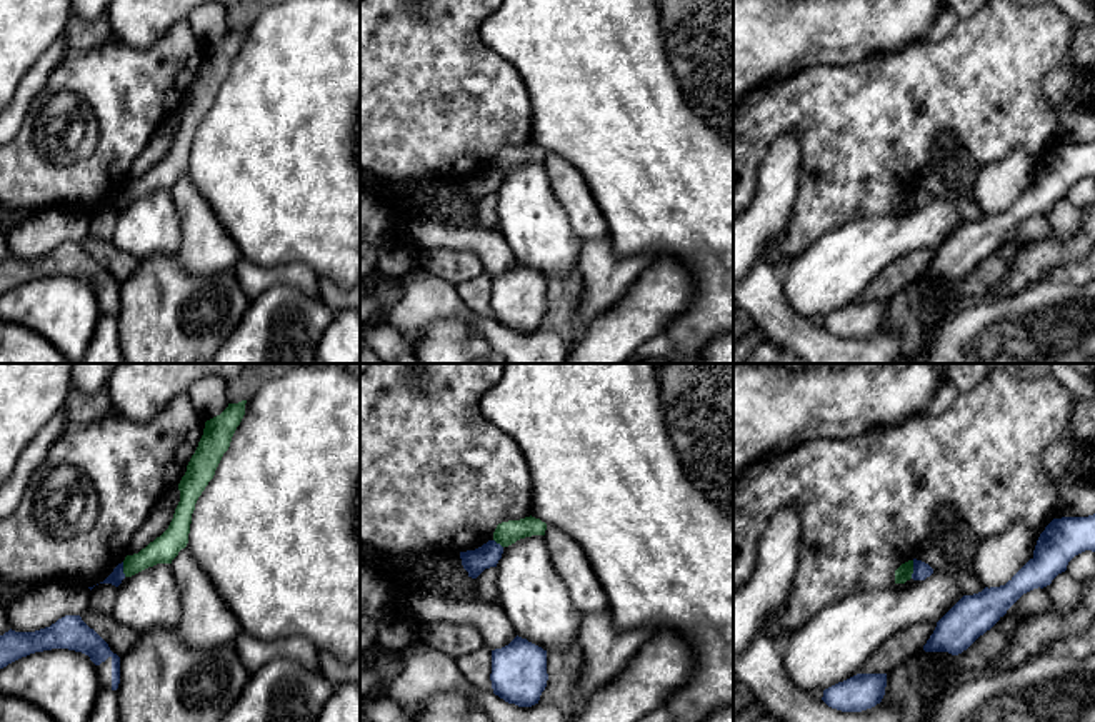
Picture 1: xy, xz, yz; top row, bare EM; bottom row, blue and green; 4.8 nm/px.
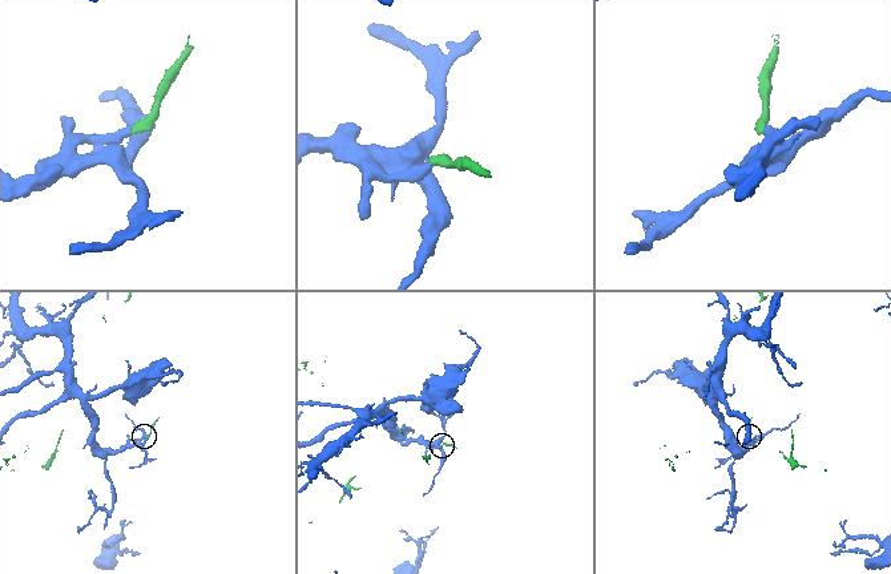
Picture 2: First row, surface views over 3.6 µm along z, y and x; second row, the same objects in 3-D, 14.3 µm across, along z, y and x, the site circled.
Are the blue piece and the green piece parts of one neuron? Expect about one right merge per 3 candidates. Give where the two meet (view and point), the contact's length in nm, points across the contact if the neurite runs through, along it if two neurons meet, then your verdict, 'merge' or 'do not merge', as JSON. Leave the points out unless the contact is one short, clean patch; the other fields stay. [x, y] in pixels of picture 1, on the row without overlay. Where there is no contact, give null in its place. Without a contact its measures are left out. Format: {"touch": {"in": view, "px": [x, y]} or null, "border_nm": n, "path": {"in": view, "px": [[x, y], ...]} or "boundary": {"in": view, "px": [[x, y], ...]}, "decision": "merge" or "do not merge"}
{"touch": {"in": "yz", "px": [914, 195]}, "border_nm": 90, "boundary": {"in": "yz", "px": [[914, 187], [910, 204]]}, "decision": "do not merge"}

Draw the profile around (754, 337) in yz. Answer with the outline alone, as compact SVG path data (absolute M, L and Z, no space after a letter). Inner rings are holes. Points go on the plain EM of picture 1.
M755 323L735 345L733 364L745 364L755 348L767 338L767 333Z

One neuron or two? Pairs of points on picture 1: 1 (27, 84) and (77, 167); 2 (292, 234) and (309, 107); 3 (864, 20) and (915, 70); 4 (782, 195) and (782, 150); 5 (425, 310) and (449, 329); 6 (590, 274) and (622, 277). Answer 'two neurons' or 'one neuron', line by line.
1: two neurons
2: one neuron
3: two neurons
4: one neuron
5: two neurons
6: one neuron

